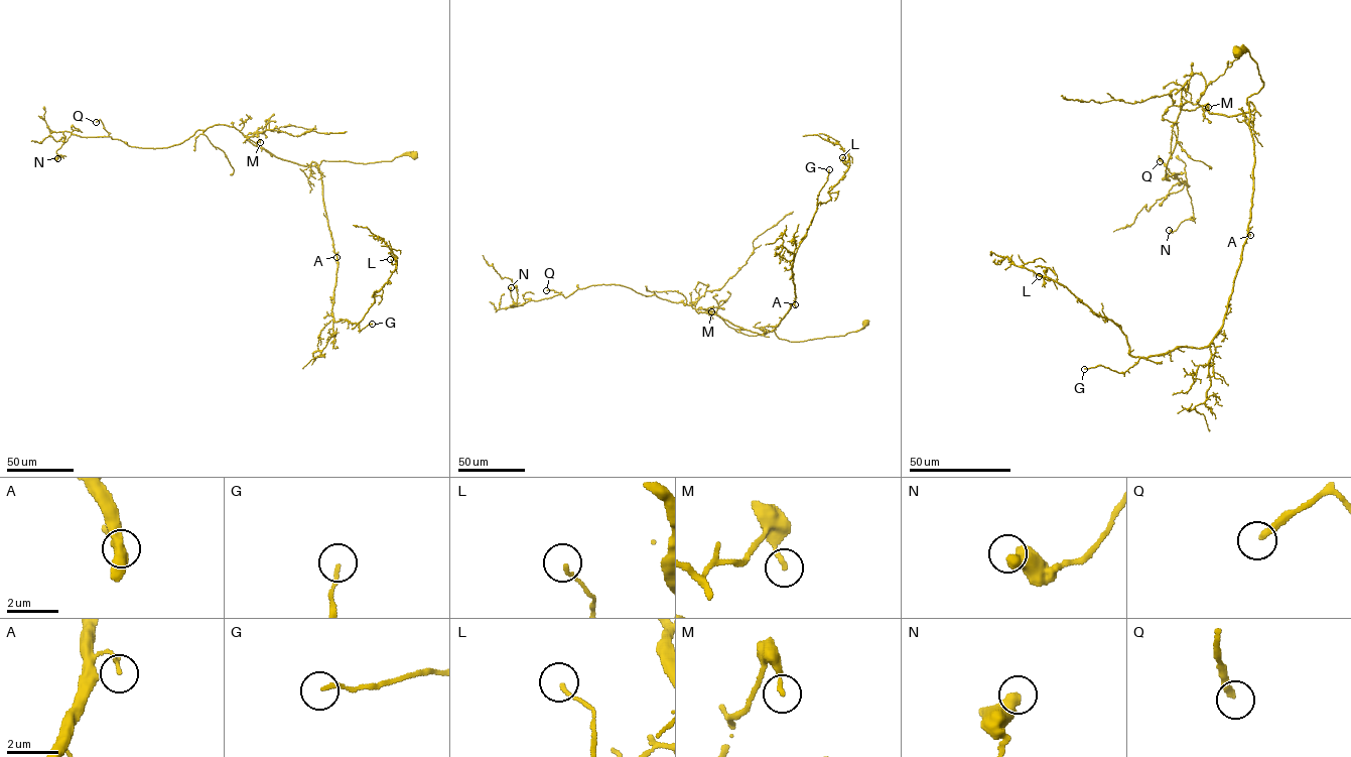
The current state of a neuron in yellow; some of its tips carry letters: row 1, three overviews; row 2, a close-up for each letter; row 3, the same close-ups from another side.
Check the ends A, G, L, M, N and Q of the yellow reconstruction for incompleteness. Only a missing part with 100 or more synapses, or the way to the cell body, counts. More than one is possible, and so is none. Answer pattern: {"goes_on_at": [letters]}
{"goes_on_at": []}

